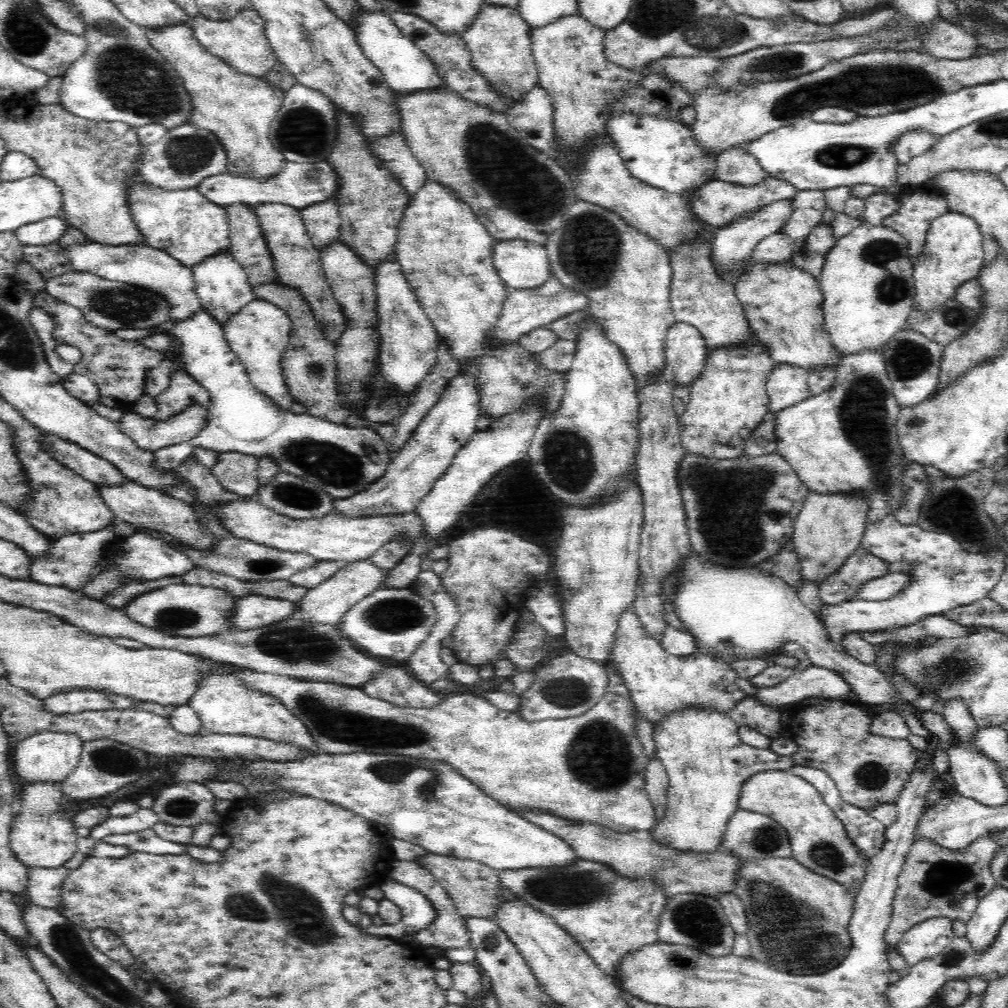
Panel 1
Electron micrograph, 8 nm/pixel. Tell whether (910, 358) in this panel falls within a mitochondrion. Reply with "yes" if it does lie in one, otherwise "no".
yes

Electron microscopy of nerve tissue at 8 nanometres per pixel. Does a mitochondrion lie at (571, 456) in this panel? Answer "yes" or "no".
yes

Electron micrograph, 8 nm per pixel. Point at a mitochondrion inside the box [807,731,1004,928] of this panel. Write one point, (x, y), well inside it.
(946, 880)

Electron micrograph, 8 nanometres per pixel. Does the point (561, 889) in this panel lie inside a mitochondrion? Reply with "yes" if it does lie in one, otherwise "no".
yes

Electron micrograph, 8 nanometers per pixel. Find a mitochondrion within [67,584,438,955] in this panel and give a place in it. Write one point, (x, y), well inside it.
(299, 911)

